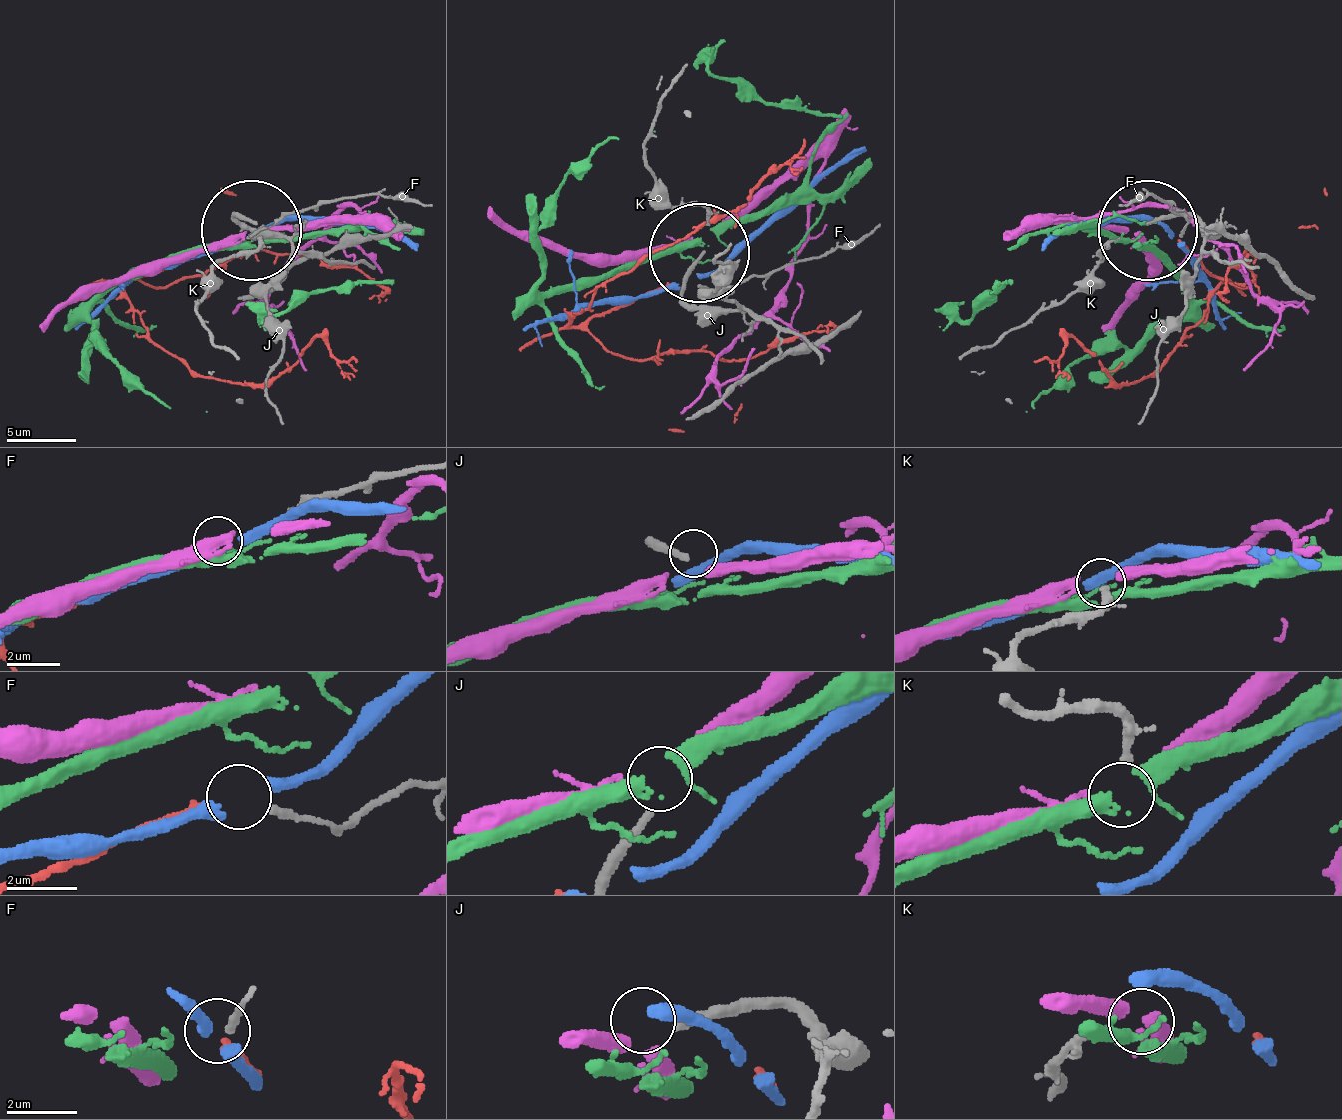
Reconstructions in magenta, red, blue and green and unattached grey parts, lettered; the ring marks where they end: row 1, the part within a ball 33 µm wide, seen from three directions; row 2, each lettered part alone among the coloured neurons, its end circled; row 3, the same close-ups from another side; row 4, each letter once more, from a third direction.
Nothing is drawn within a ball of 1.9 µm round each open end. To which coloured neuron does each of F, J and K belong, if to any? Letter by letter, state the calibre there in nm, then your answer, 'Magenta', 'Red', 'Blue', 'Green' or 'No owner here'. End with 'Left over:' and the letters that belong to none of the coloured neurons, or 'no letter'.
F: Thickness 170 nm. Red
J: Thickness 240 nm. No owner here
K: Thickness 200 nm. No owner here
Left over: J, K

